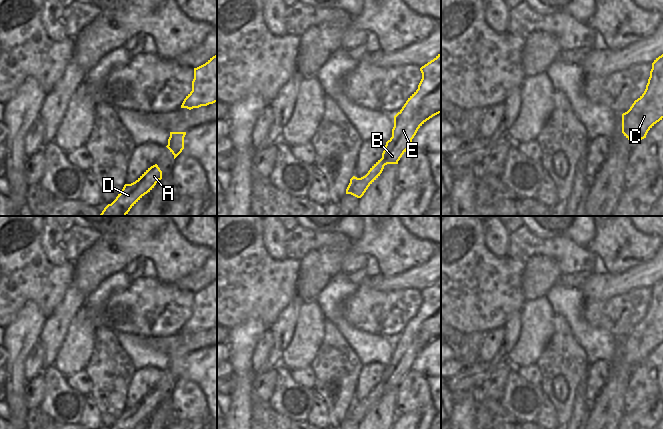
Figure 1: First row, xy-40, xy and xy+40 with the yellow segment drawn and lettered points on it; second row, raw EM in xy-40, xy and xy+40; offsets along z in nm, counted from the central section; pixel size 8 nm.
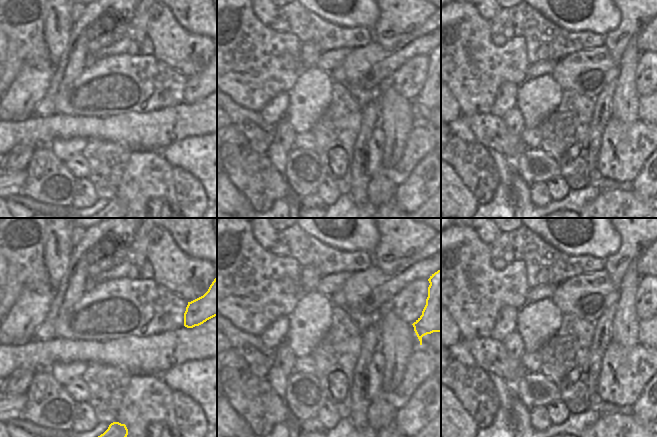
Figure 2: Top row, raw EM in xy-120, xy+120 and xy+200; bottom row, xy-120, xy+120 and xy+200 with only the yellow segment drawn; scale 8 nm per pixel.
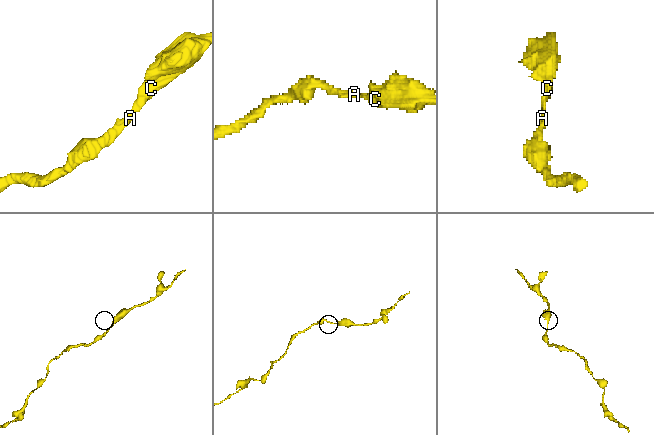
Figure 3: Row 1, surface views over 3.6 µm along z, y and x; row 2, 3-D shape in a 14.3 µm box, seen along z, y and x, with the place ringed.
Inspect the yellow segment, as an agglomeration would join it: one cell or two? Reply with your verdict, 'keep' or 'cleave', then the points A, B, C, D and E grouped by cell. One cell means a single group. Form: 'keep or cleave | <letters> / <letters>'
keep | A B C D E

